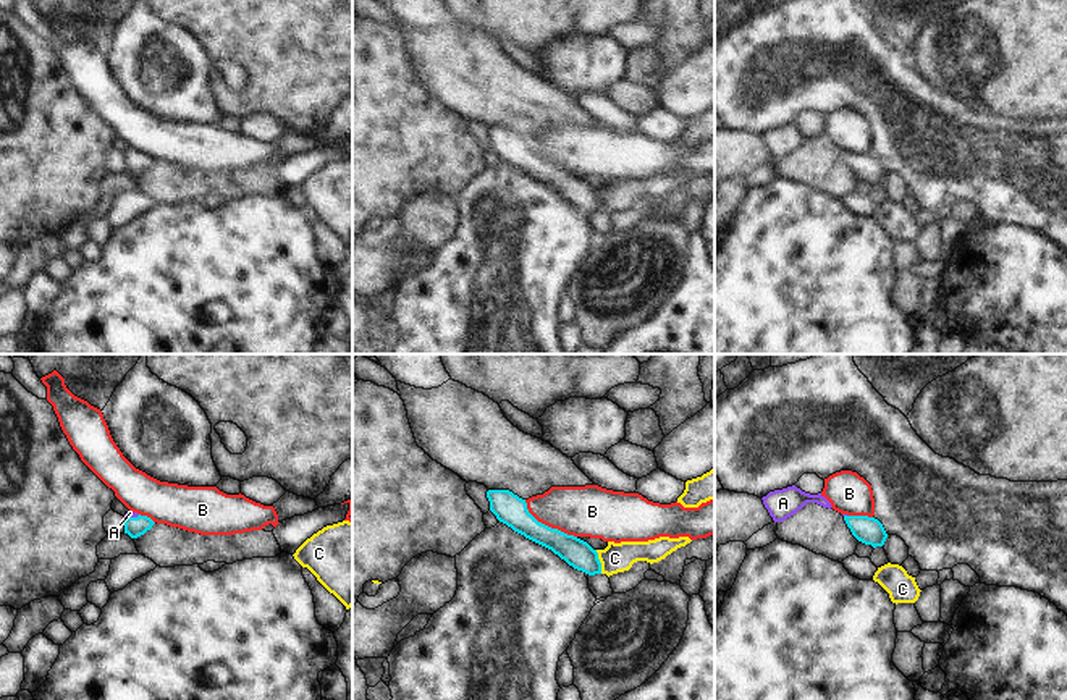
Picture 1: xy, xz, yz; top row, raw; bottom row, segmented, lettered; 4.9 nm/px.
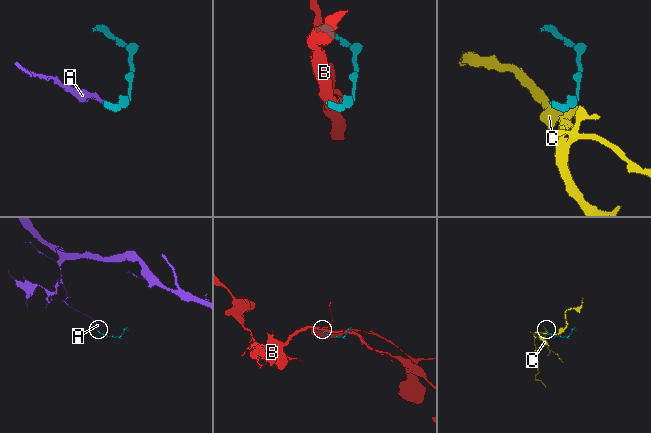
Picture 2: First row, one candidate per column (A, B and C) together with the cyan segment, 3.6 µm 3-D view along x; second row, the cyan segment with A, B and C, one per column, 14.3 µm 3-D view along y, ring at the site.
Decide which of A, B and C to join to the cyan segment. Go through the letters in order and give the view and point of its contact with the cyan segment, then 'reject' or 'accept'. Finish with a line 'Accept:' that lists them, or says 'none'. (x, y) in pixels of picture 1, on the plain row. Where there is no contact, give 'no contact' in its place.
A: xy (133, 156) | accept
B: xz (547, 164) | reject
C: xz (598, 199) | reject
Accept: A

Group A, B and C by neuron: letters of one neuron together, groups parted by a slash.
A / B / C

